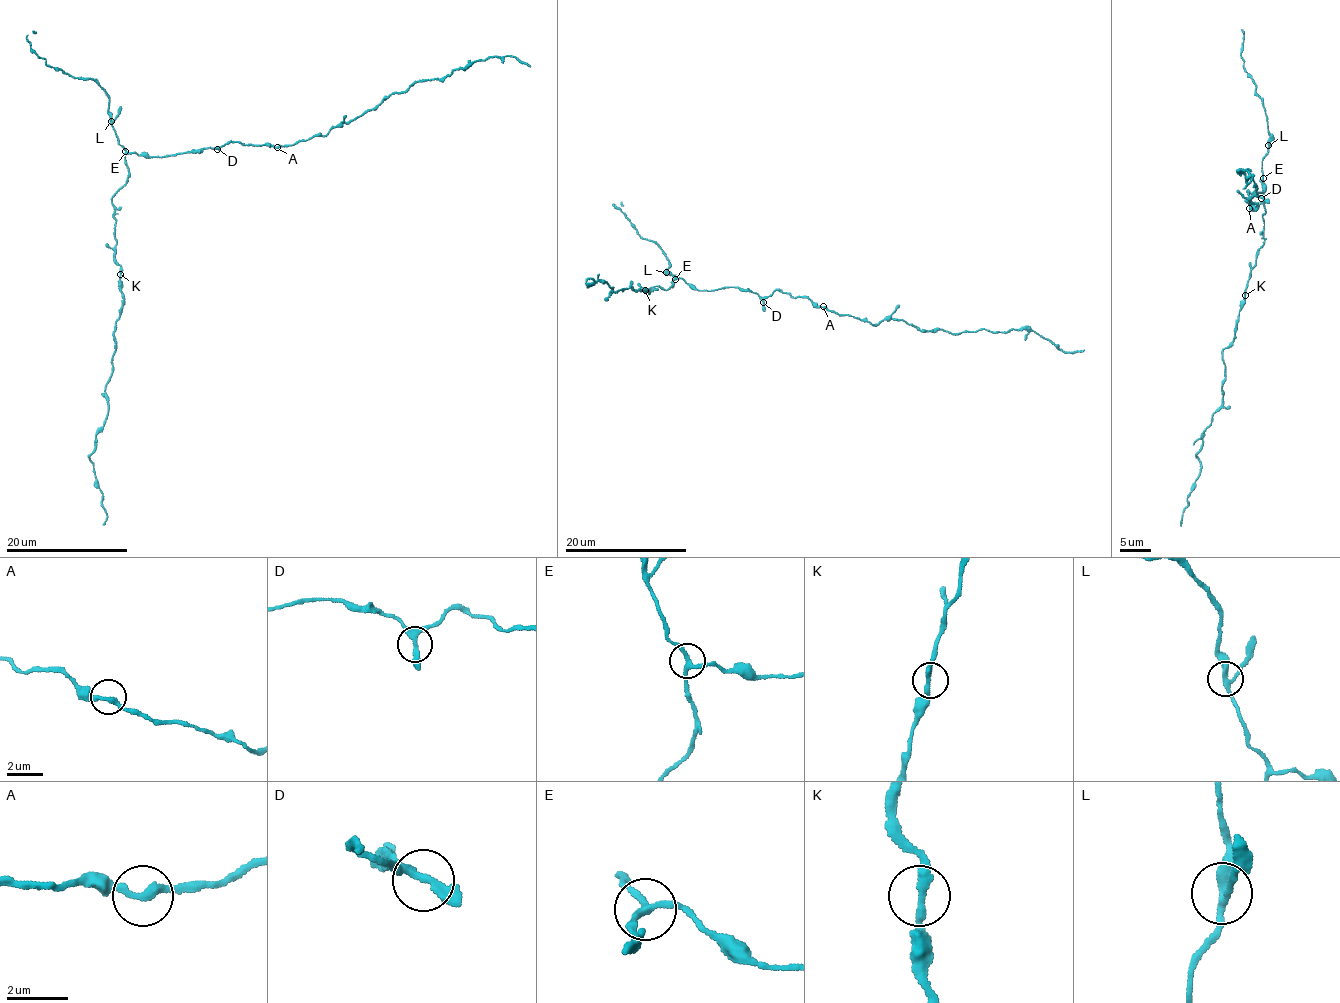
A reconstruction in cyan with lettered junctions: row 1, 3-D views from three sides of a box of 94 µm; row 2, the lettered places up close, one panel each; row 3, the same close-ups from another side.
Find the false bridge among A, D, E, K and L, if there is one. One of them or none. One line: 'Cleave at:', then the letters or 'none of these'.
Cleave at: none of these

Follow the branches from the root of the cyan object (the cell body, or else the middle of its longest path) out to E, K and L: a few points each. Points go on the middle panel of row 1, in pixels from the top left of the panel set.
E: (697, 290), (680, 278), (675, 279)
K: (697, 290), (677, 278), (667, 290), (657, 286), (648, 294), (645, 290)
L: (697, 290), (680, 278), (675, 278), (671, 271), (667, 272)

